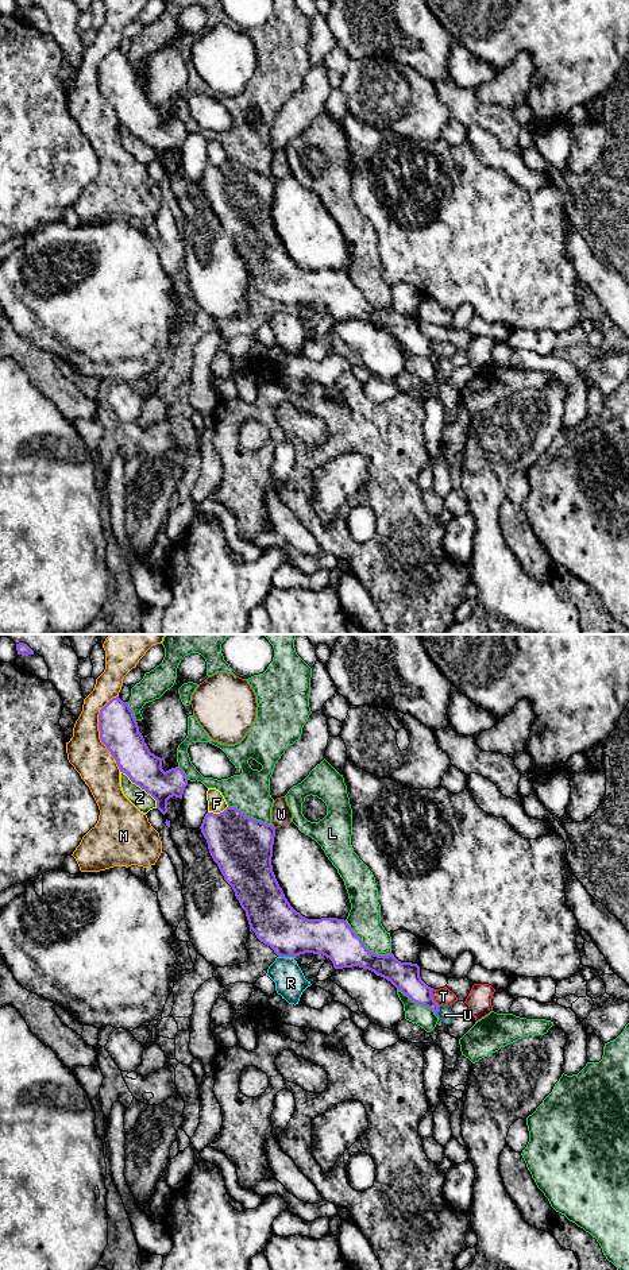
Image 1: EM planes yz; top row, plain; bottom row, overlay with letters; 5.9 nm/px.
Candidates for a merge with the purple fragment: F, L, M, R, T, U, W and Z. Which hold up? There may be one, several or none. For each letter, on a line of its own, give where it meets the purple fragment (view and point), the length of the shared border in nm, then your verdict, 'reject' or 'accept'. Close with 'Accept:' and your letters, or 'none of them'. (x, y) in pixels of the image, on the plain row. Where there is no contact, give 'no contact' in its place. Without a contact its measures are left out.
F: contact yz (217, 166); length 130 nm; reject
L: contact yz (363, 297); length 340 nm; reject
M: contact yz (100, 85); length 460 nm; reject
R: contact yz (286, 308); length 100 nm; reject
T: contact yz (432, 350); length 110 nm; reject
U: contact yz (438, 363); length 70 nm; reject
W: contact yz (271, 177); length 50 nm; reject
Z: contact yz (142, 141); length 320 nm; reject
Accept: none of them

